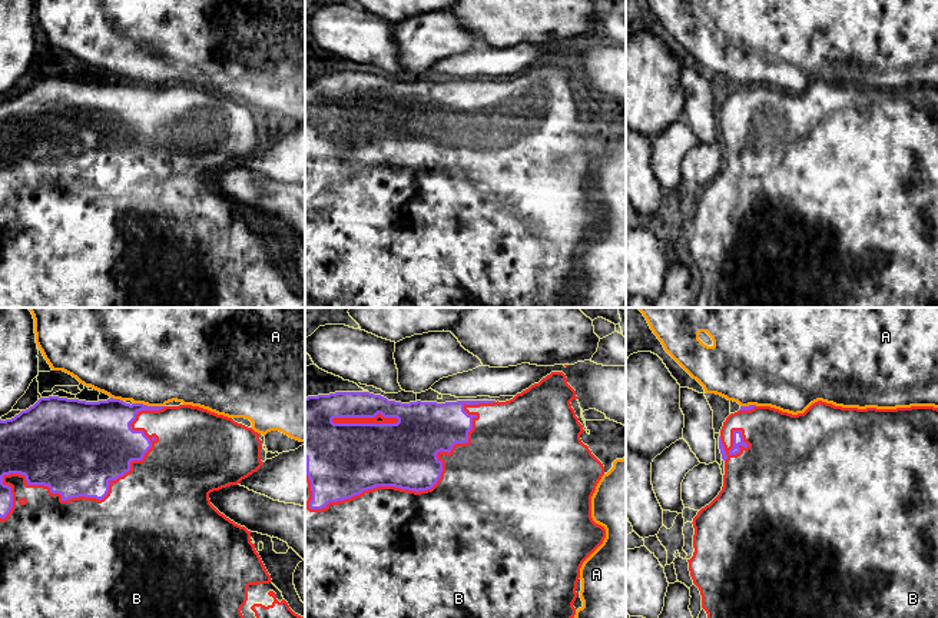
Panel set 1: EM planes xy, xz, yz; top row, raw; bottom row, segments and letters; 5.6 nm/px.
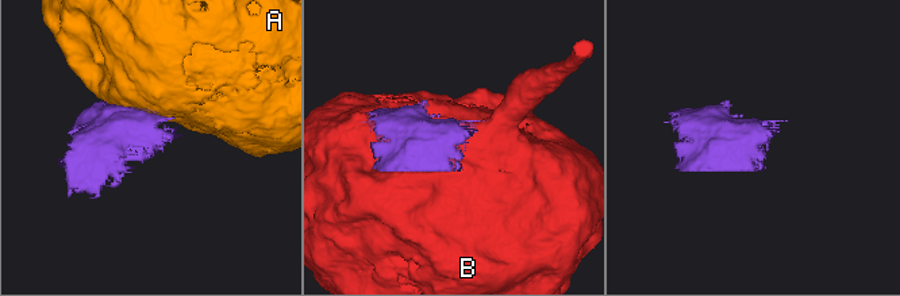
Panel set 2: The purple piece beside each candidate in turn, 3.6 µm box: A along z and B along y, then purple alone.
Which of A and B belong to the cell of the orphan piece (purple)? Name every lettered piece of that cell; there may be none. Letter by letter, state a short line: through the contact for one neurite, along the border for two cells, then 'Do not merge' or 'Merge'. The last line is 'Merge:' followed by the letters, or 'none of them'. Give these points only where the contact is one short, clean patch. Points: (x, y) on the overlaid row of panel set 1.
A: Do not merge
B: Merge
Merge: B

